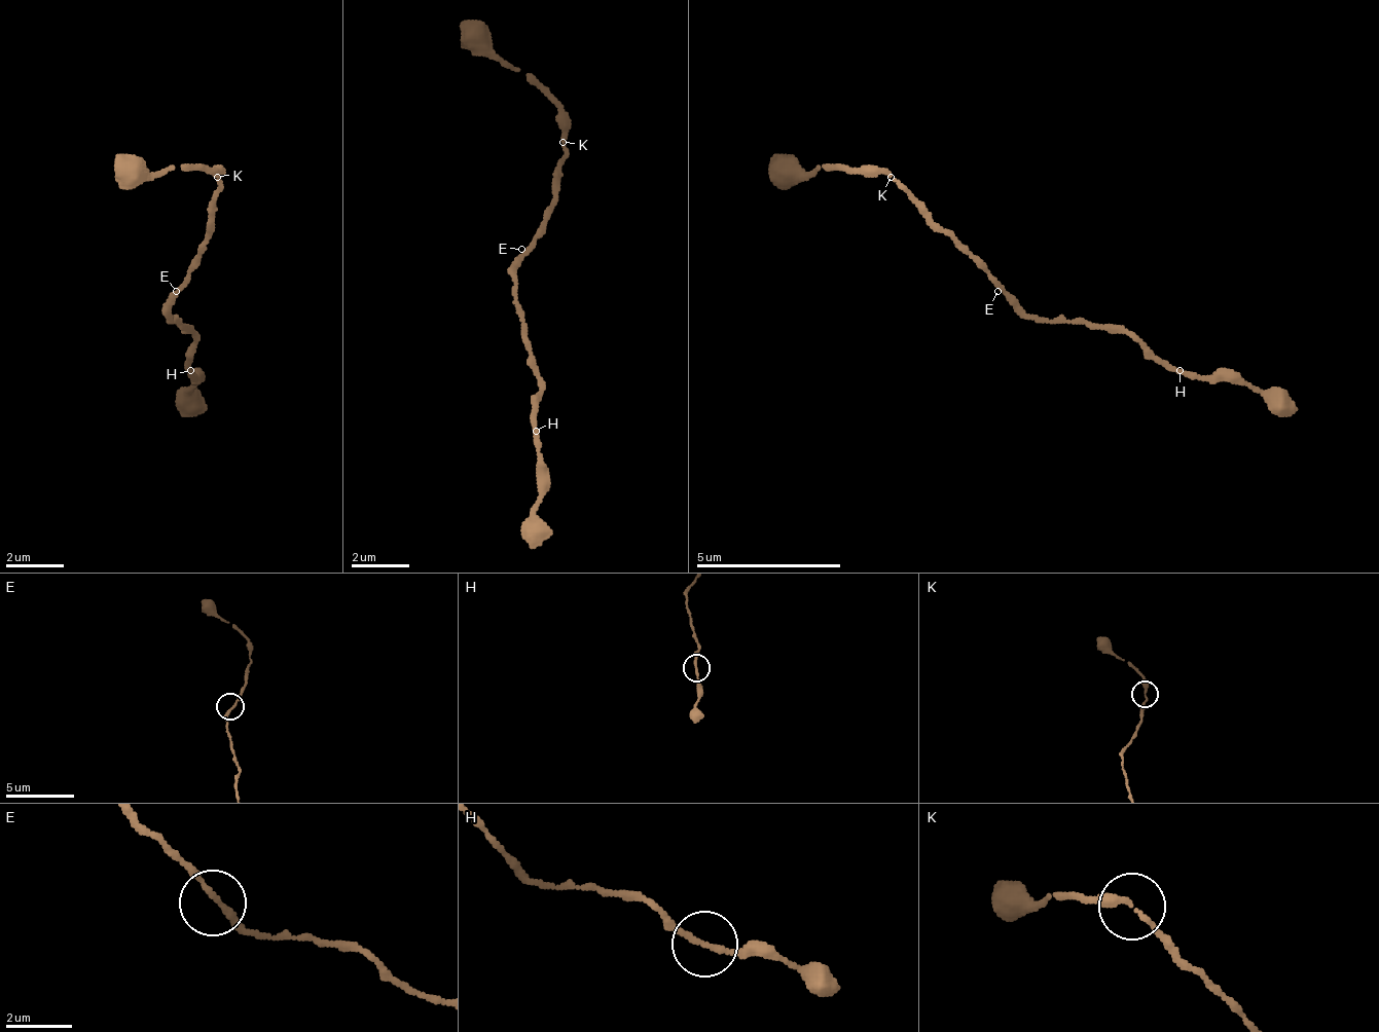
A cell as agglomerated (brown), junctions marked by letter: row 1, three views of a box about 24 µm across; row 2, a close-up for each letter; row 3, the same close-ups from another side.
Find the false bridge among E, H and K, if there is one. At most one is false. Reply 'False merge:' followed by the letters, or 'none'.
False merge: none

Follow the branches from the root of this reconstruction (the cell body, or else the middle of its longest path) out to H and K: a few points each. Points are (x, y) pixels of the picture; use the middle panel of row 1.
H: (529, 256), (514, 270), (514, 315), (521, 322), (521, 343), (529, 351), (529, 365), (536, 372), (536, 431)
K: (529, 256), (529, 242), (557, 184), (557, 161), (565, 154), (565, 140)

